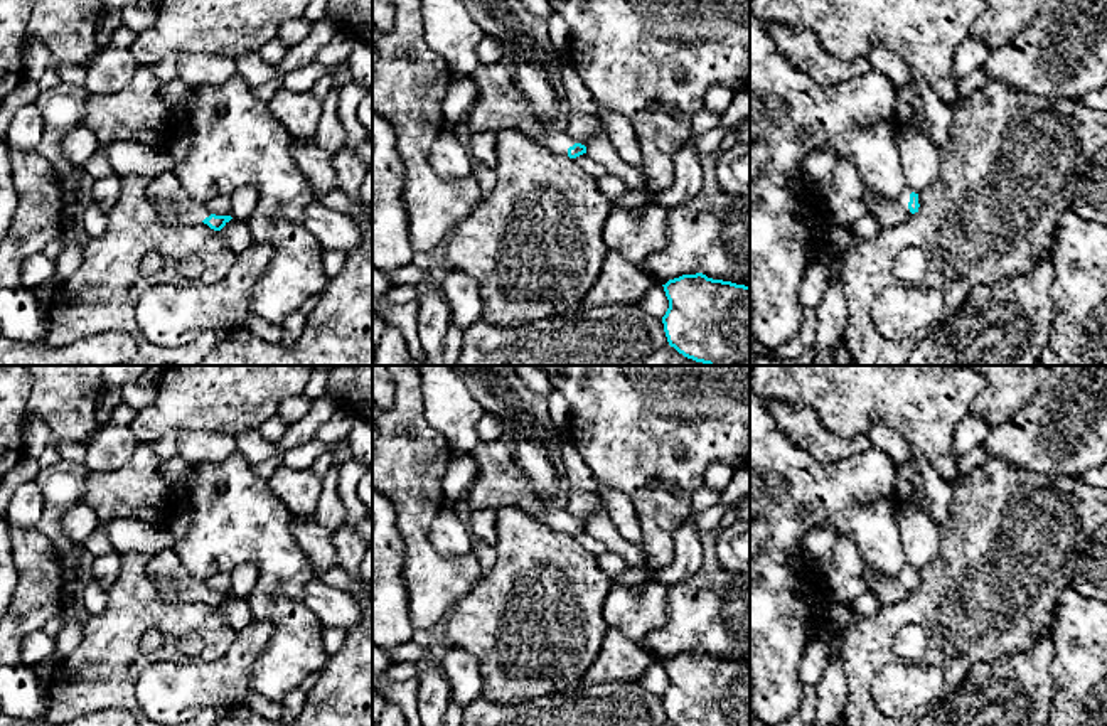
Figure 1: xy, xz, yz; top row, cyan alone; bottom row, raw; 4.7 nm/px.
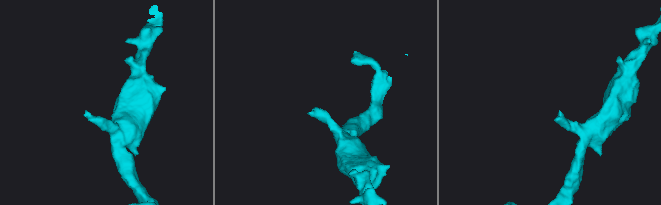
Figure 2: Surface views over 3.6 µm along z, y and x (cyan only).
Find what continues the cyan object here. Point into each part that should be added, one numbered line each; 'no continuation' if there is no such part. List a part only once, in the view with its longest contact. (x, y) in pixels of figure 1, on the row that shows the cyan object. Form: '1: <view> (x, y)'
1: yz (890, 213)

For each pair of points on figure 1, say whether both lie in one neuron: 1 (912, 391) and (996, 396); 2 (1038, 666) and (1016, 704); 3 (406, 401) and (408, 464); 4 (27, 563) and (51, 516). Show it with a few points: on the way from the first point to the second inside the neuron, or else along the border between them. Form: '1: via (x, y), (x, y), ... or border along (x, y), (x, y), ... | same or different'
1: border along (986, 383), (986, 388), (974, 400), (967, 413) | different
2: via (1028, 676), (1016, 694) | same
3: via (422, 416), (422, 437), (417, 448) | same
4: border along (36, 528), (59, 555) | different

